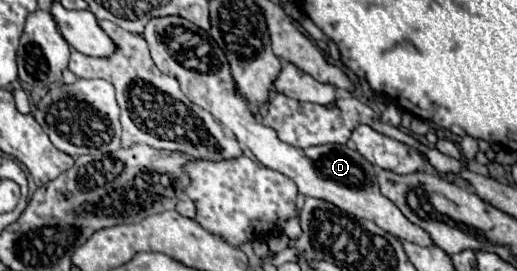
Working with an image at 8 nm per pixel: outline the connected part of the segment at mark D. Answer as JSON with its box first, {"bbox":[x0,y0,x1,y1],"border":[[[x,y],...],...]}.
{"bbox":[144,17,432,247],"border":[[[156,17],[146,25],[144,39],[150,47],[156,67],[166,75],[176,77],[182,87],[182,93],[192,103],[212,113],[228,131],[234,133],[234,137],[240,143],[244,143],[254,153],[254,157],[264,167],[270,167],[290,177],[302,195],[334,203],[336,207],[352,213],[354,217],[362,217],[362,219],[366,217],[376,225],[380,225],[384,231],[390,231],[392,235],[404,241],[416,243],[420,247],[432,245],[432,239],[428,237],[428,233],[412,225],[400,213],[400,209],[396,209],[396,205],[392,205],[392,201],[388,201],[378,191],[374,165],[366,161],[352,143],[296,149],[292,145],[282,143],[276,137],[274,129],[264,127],[260,119],[254,117],[254,113],[248,109],[248,103],[240,97],[240,93],[236,93],[236,85],[232,85],[228,61],[222,49],[216,45],[216,41],[212,41],[212,37],[204,29],[192,25],[182,17]]]}

